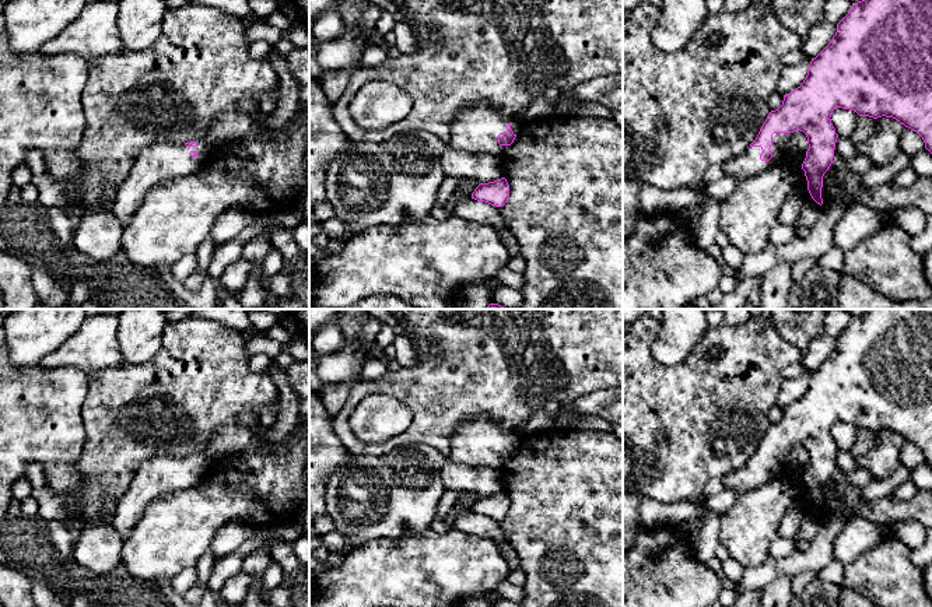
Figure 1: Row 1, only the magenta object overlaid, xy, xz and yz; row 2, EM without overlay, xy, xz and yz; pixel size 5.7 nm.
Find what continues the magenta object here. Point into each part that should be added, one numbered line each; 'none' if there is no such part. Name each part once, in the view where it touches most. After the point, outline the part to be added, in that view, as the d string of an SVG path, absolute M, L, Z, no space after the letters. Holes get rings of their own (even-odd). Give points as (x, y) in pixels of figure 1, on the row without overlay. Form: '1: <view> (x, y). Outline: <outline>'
1: yz (747, 477). Outline: M774 446L770 474L761 474L760 467L761 460L747 460L744 466L726 477L722 478L725 488L733 490L737 495L746 492L747 490L760 488L763 484L768 483L774 477L778 477L782 471L782 466L786 462L792 446Z

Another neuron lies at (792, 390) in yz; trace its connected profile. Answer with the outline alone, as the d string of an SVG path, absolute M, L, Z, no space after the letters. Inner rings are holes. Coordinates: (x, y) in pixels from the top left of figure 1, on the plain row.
M803 368L803 372L796 379L782 382L782 387L777 400L777 404L782 410L800 400L807 389L810 375L812 372Z

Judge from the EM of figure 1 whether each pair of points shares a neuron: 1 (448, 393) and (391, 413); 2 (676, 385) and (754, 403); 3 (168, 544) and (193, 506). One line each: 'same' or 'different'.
1: different
2: same
3: same

